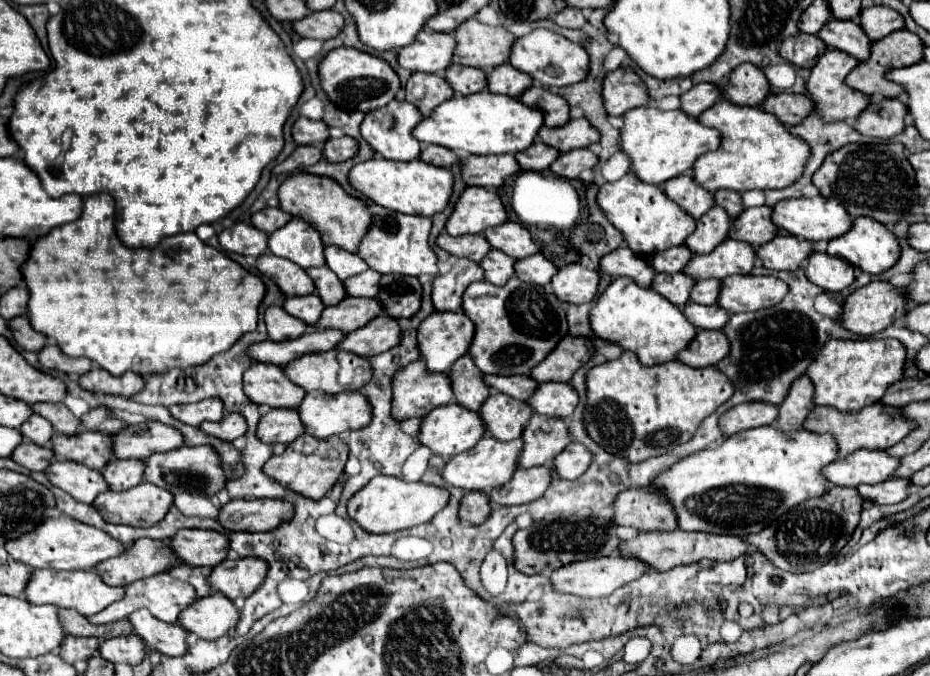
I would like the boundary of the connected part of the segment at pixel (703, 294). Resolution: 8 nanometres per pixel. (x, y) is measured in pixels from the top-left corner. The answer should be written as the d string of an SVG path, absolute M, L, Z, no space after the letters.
M719 279L697 281L693 291L691 291L691 301L699 303L699 305L713 305L713 303L717 303L719 289L721 289L721 281Z

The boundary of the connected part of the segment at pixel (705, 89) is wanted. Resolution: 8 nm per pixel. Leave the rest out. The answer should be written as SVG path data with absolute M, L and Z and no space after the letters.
M699 83L681 95L681 109L687 111L691 117L699 117L703 111L715 105L721 97L723 97L721 87L713 83Z

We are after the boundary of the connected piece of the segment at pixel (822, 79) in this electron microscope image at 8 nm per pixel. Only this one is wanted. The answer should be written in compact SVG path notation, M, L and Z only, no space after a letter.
M827 49L827 53L819 57L817 65L811 69L811 75L807 79L807 91L815 103L815 109L819 109L825 121L859 117L859 113L867 107L867 101L871 101L871 97L867 97L865 93L859 93L855 89L849 89L849 85L845 85L845 77L851 69L855 69L855 65L859 65L855 57L847 57L847 53L839 53L839 49Z

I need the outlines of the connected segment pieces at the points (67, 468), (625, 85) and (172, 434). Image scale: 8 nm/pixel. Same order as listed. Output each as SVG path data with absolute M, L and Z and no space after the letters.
M53 461L45 473L55 487L83 503L93 503L99 493L109 491L109 485L99 471L87 469L87 465L75 461Z
M627 65L607 73L603 81L603 101L609 115L623 115L633 107L649 103L643 79Z
M159 421L129 425L123 433L113 435L113 439L113 453L119 459L147 459L151 453L171 451L183 445L181 431Z

